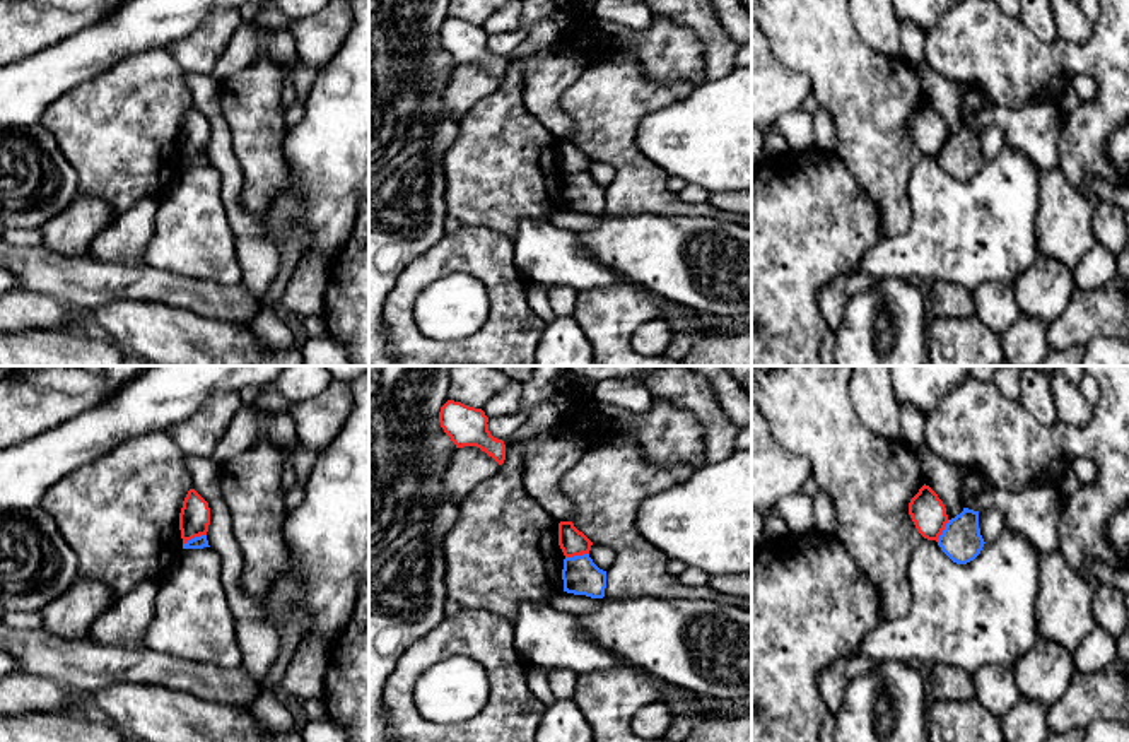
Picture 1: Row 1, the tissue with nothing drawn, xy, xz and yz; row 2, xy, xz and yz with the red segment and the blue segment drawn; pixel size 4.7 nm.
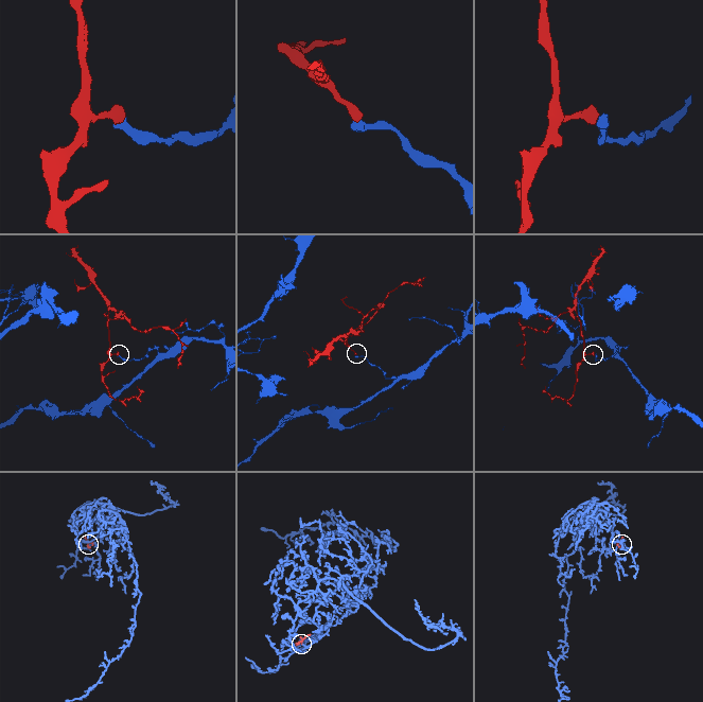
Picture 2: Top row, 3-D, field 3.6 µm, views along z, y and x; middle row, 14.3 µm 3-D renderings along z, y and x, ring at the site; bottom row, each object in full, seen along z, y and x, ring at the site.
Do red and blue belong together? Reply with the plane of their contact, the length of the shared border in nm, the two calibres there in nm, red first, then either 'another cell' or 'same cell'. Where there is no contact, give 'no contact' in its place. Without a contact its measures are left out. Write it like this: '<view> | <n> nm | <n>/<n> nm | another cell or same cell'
xy | 120 nm | 140/60 nm | another cell

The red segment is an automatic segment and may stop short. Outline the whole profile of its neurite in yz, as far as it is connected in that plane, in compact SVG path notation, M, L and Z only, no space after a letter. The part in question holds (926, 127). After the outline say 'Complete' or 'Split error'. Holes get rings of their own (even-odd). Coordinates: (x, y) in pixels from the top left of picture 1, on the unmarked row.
M926 101L910 116L909 132L917 149L927 157L938 159L939 152L943 150L948 140L948 132L943 118Z. Complete

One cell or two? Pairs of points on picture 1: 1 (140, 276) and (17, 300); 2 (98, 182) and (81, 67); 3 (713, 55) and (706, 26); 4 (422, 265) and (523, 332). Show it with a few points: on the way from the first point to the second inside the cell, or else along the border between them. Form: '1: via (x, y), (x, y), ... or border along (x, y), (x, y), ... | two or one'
1: border along (17, 286), (28, 291), (50, 293), (86, 310) | two
2: border along (118, 62), (82, 81), (50, 105) | two
3: via (713, 48), (711, 33) | one
4: via (453, 262), (475, 262), (506, 293), (508, 301) | one

